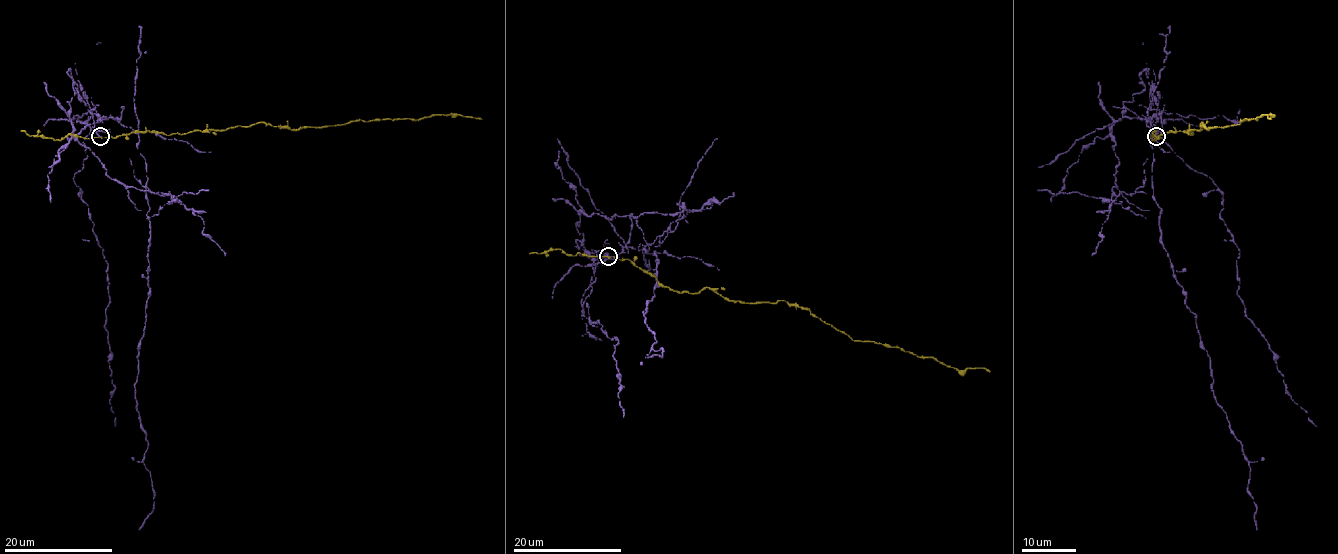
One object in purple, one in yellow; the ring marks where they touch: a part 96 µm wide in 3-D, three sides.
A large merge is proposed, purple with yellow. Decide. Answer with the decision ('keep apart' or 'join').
keep apart

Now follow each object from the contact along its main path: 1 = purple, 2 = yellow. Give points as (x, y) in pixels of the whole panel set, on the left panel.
1: (99, 137), (93, 114), (135, 130), (147, 166), (149, 296), (135, 396), (153, 507), (139, 530)
2: (99, 137), (133, 131), (186, 134), (266, 122), (297, 130), (361, 119), (365, 122), (451, 114), (482, 119)

